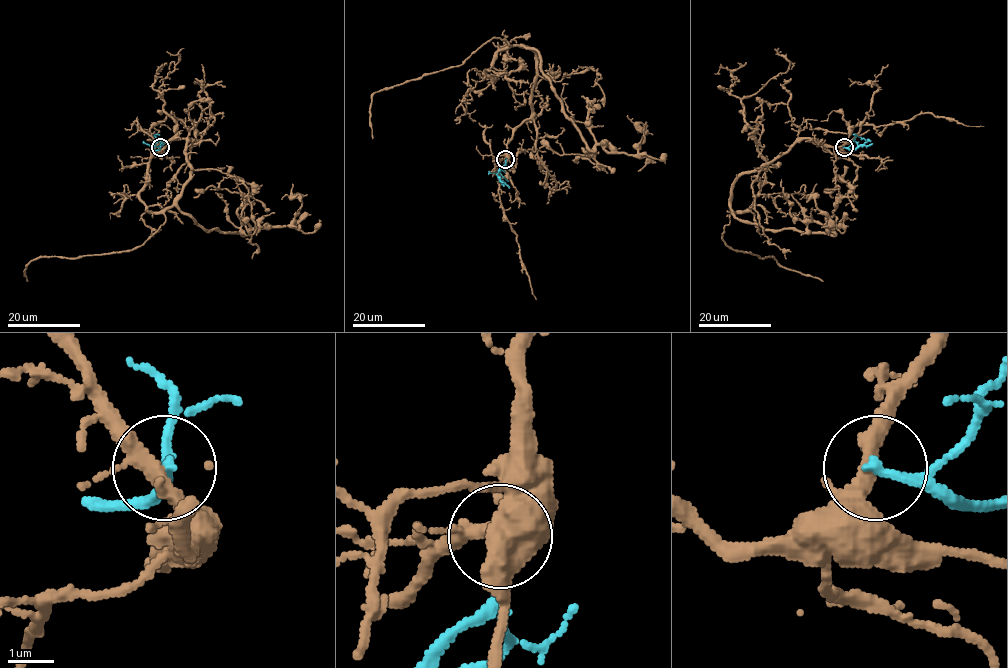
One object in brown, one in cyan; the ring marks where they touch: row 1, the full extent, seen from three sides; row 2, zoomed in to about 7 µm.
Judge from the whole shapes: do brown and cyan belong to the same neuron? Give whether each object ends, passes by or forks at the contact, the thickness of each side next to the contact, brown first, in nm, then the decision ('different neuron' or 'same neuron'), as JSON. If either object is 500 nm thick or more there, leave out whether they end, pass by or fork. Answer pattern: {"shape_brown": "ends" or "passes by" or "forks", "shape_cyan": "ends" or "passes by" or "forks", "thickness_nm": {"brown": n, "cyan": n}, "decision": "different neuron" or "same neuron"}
{"shape_brown": "forks", "shape_cyan": "ends", "thickness_nm": {"brown": 300, "cyan": 240}, "decision": "different neuron"}

